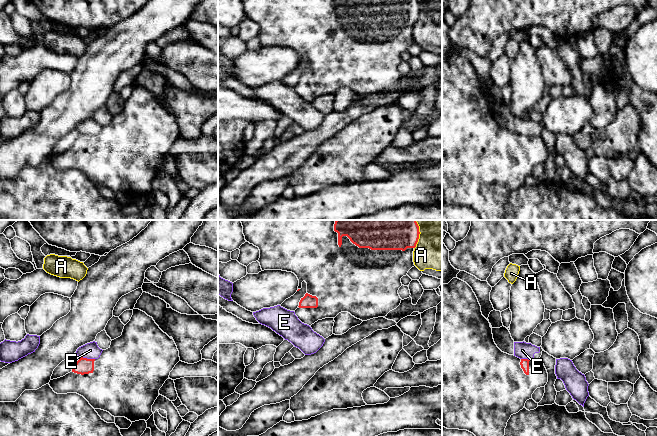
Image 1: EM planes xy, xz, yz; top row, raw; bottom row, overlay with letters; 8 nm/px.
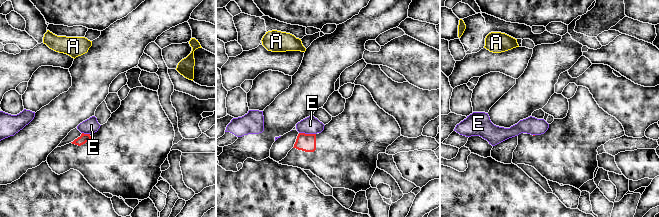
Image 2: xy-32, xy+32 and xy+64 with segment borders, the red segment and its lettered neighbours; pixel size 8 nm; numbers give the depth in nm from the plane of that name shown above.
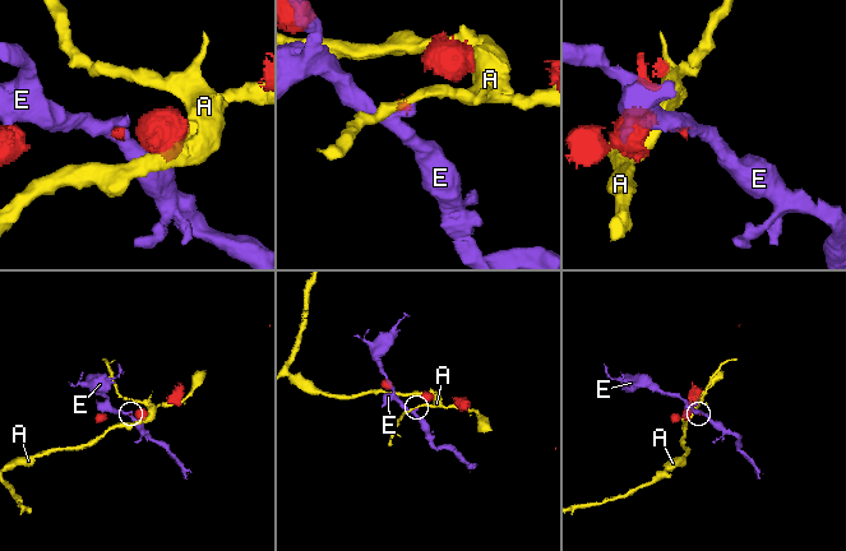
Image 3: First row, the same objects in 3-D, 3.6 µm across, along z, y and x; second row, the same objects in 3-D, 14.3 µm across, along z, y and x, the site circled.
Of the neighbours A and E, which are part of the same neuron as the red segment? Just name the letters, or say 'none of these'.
none of these

